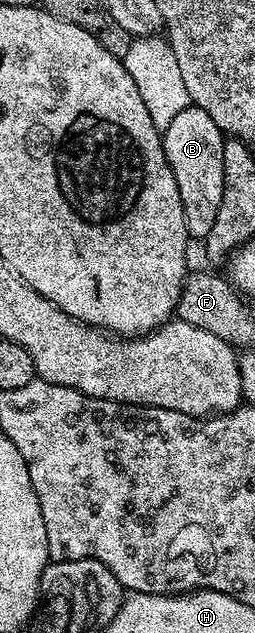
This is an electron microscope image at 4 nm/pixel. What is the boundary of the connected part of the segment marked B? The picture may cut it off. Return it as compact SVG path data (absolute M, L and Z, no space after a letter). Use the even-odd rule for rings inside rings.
M190 105L167 125L161 136L161 144L175 173L175 185L179 185L179 201L183 201L183 221L187 221L187 233L190 240L203 241L215 225L215 216L219 214L219 201L223 201L223 145L226 136L203 113L203 109Z

